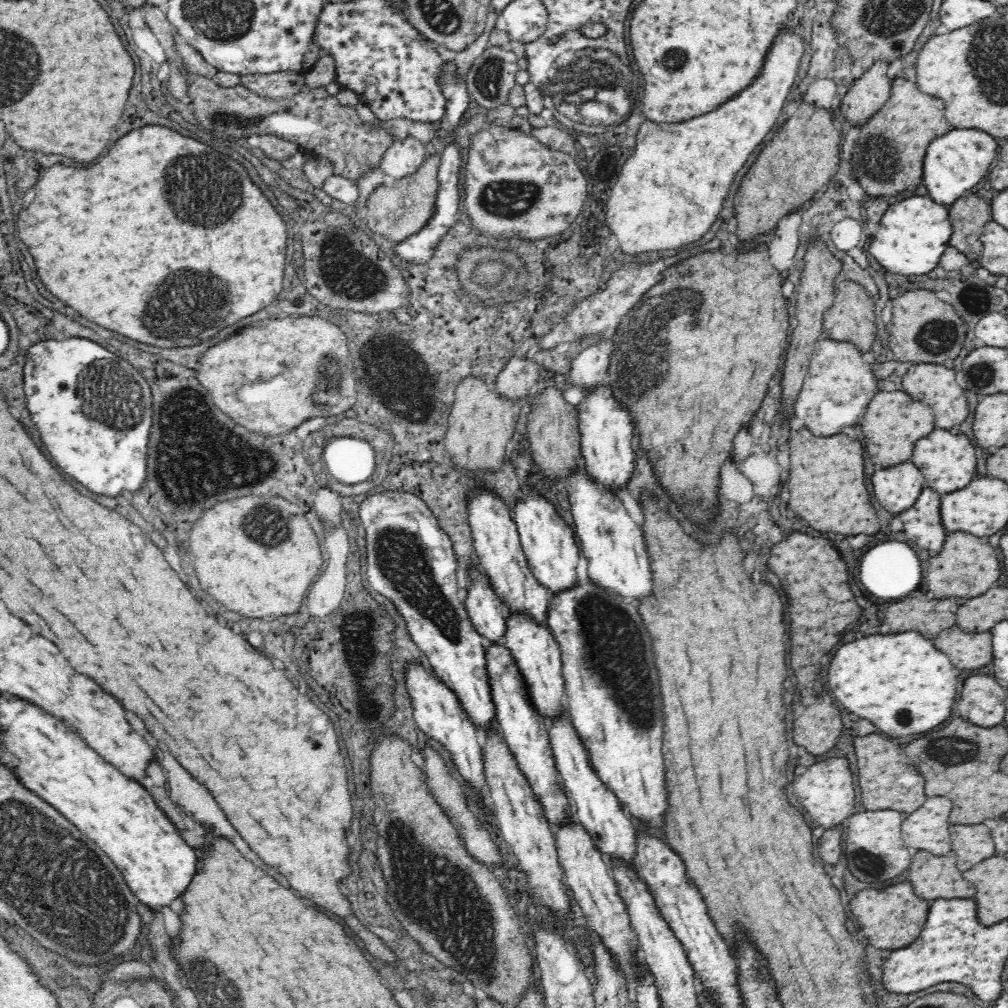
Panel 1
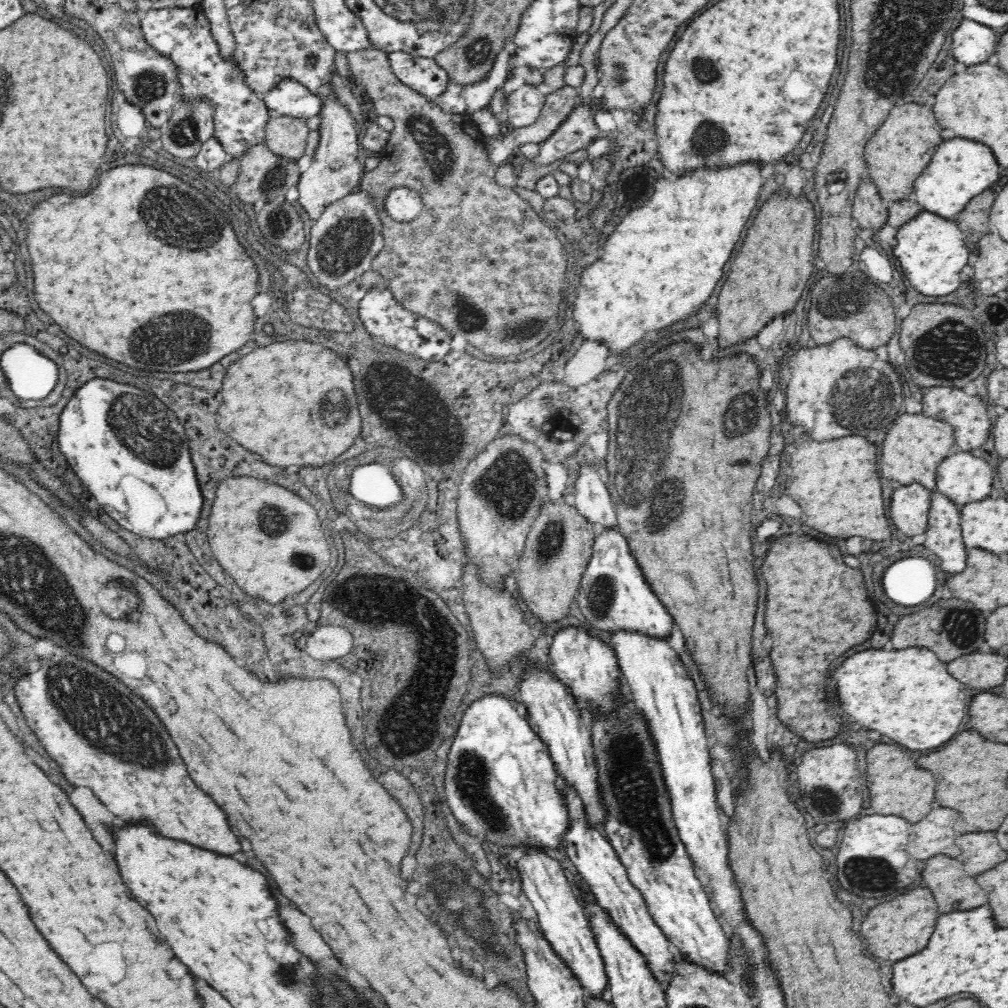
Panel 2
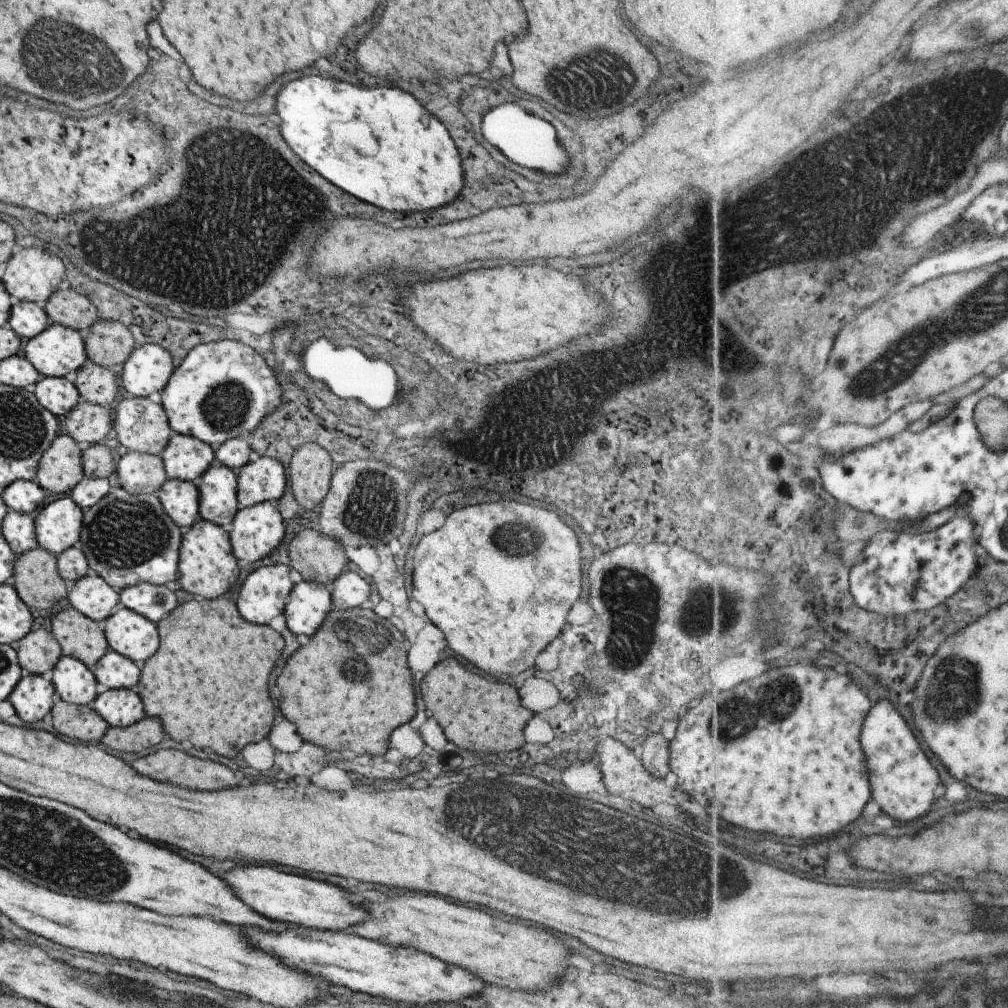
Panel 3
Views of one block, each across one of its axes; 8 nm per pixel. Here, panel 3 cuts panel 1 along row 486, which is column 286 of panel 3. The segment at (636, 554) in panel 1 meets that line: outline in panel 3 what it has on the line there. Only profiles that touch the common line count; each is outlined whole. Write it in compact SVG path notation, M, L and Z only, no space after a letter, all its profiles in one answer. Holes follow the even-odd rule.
M282 564L260 567L245 577L236 600L239 614L251 624L267 624L271 618L283 612L289 591L293 588L289 579L289 567Z

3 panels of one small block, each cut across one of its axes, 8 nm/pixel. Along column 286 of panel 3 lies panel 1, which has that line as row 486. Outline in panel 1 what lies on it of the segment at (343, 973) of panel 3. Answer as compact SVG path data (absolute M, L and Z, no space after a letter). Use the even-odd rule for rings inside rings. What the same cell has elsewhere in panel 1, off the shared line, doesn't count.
M934 430L930 436L916 442L911 462L922 472L926 486L940 494L950 494L962 490L972 478L978 478L975 475L978 458L975 447L974 441L964 433L958 436L950 434L948 430Z

